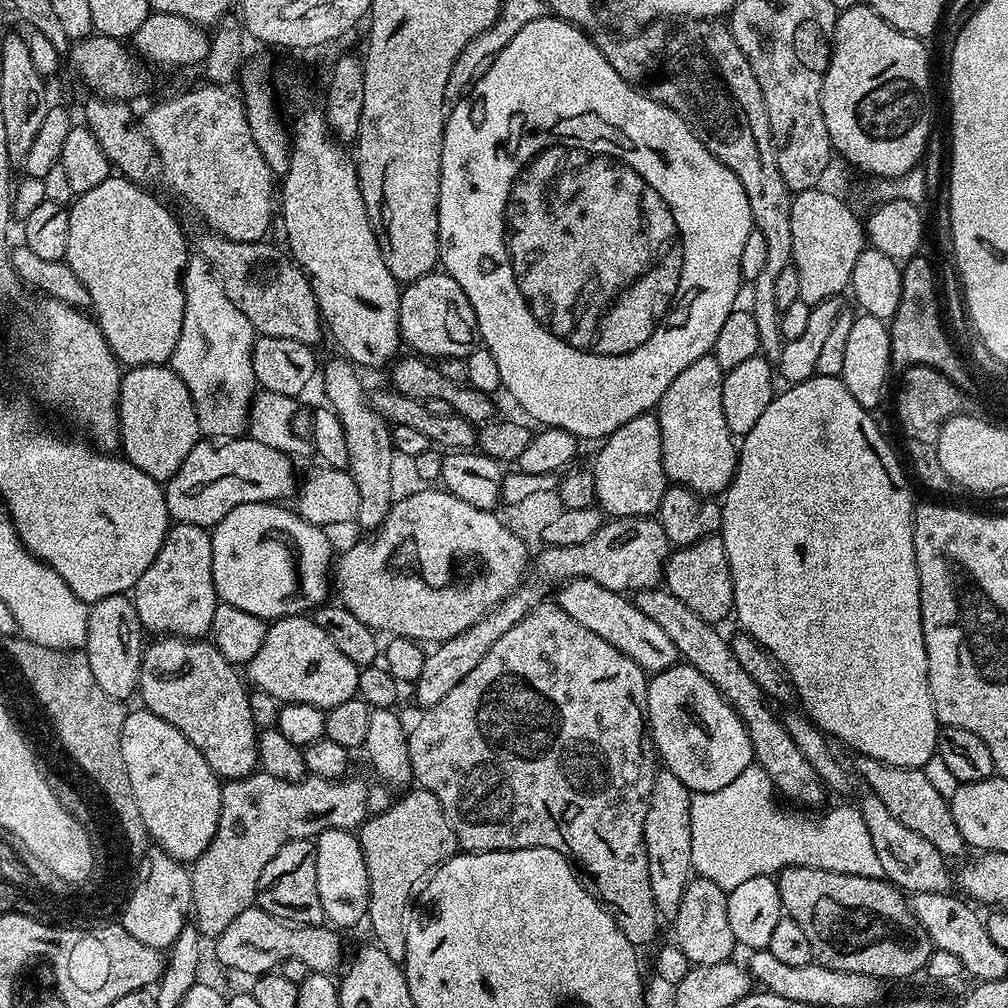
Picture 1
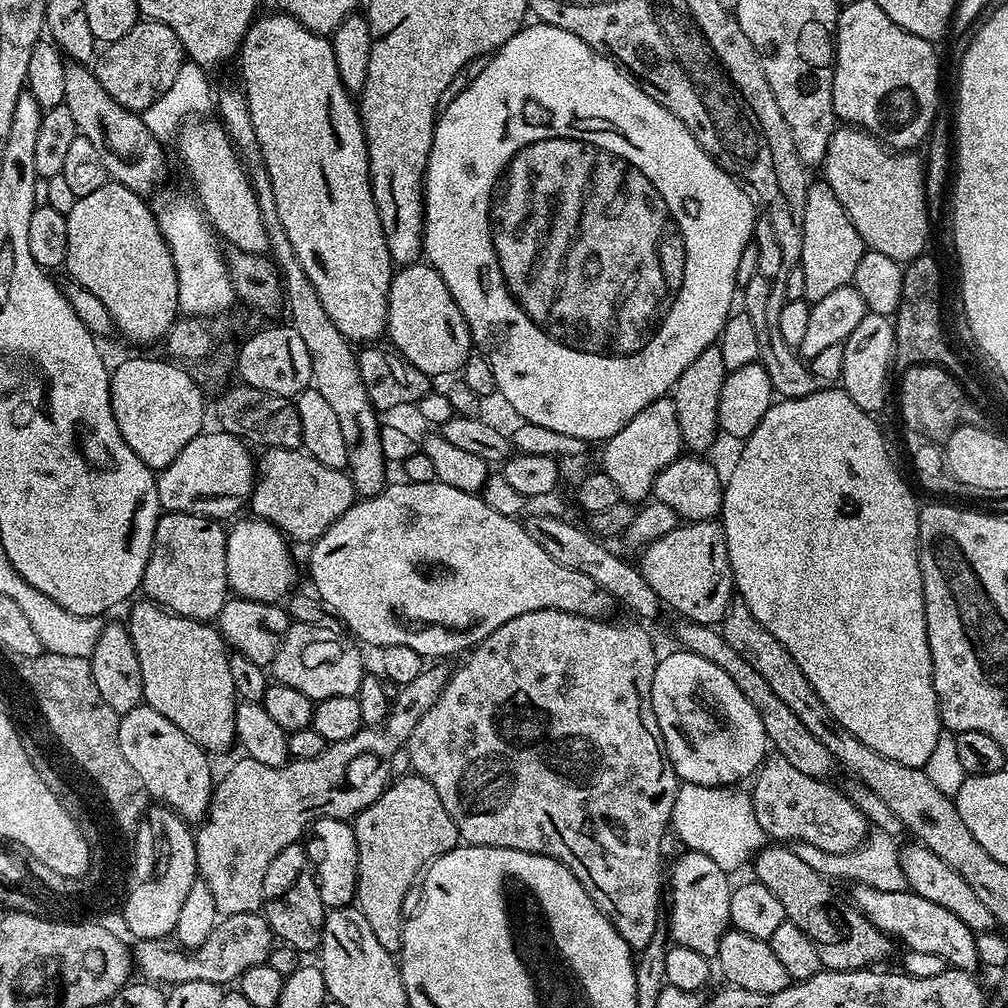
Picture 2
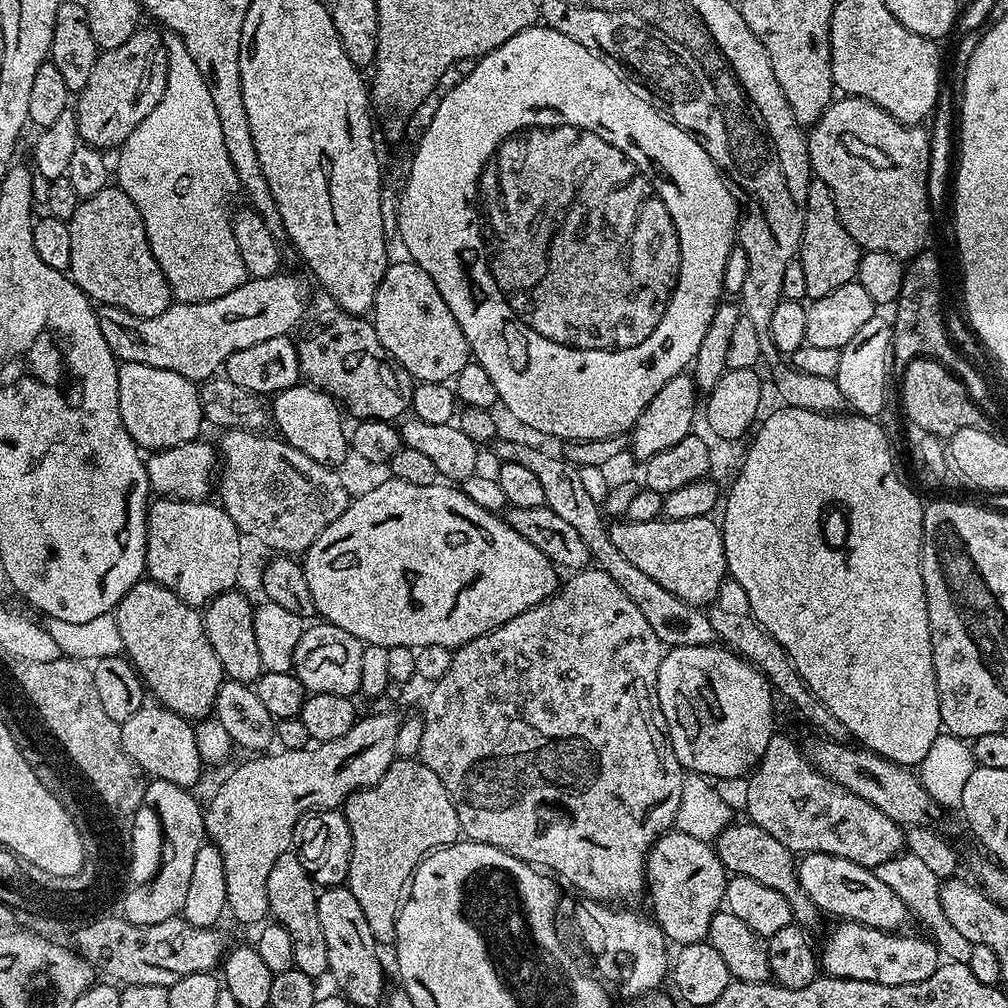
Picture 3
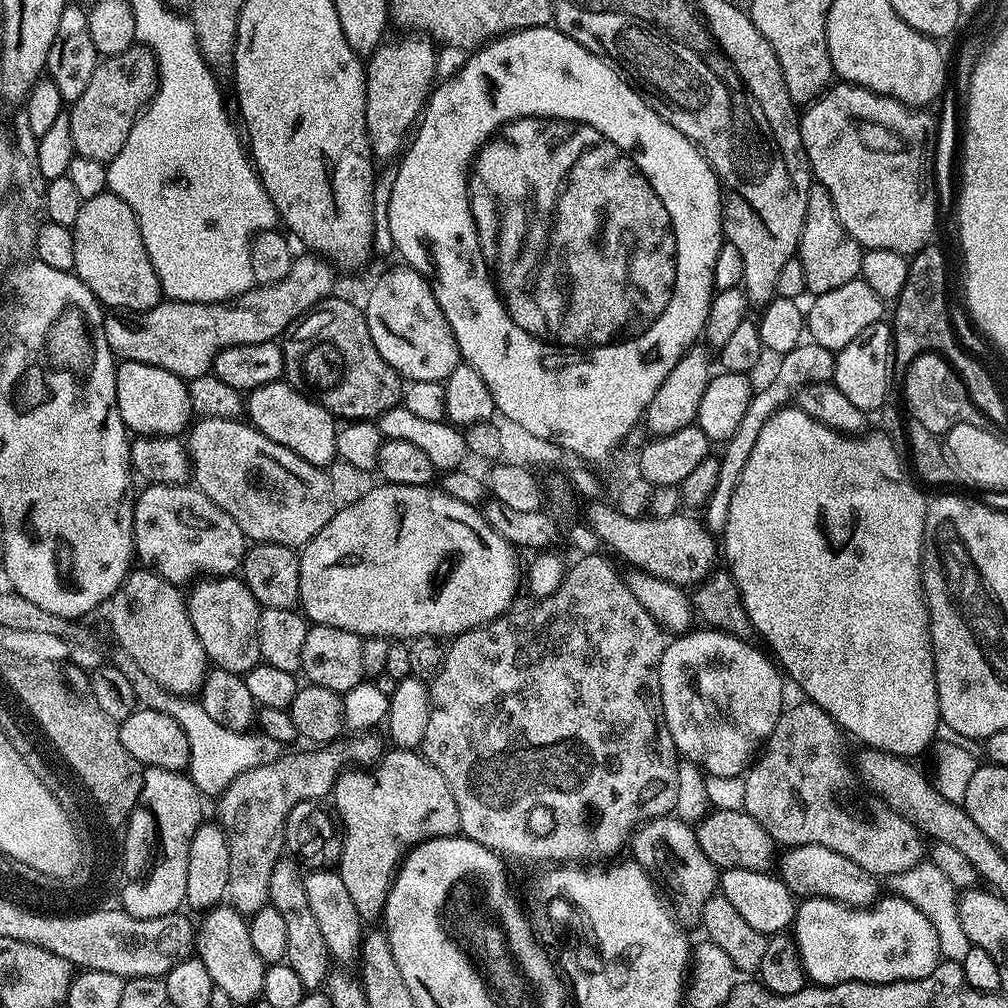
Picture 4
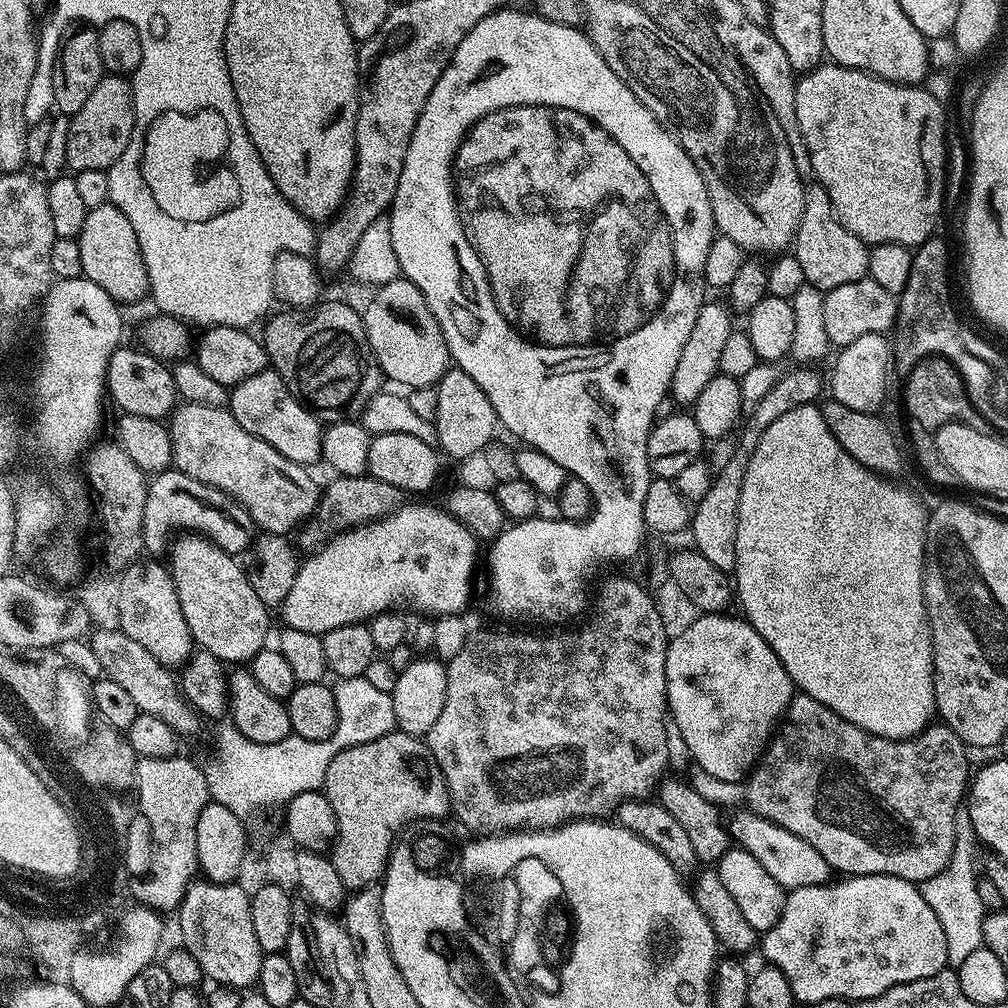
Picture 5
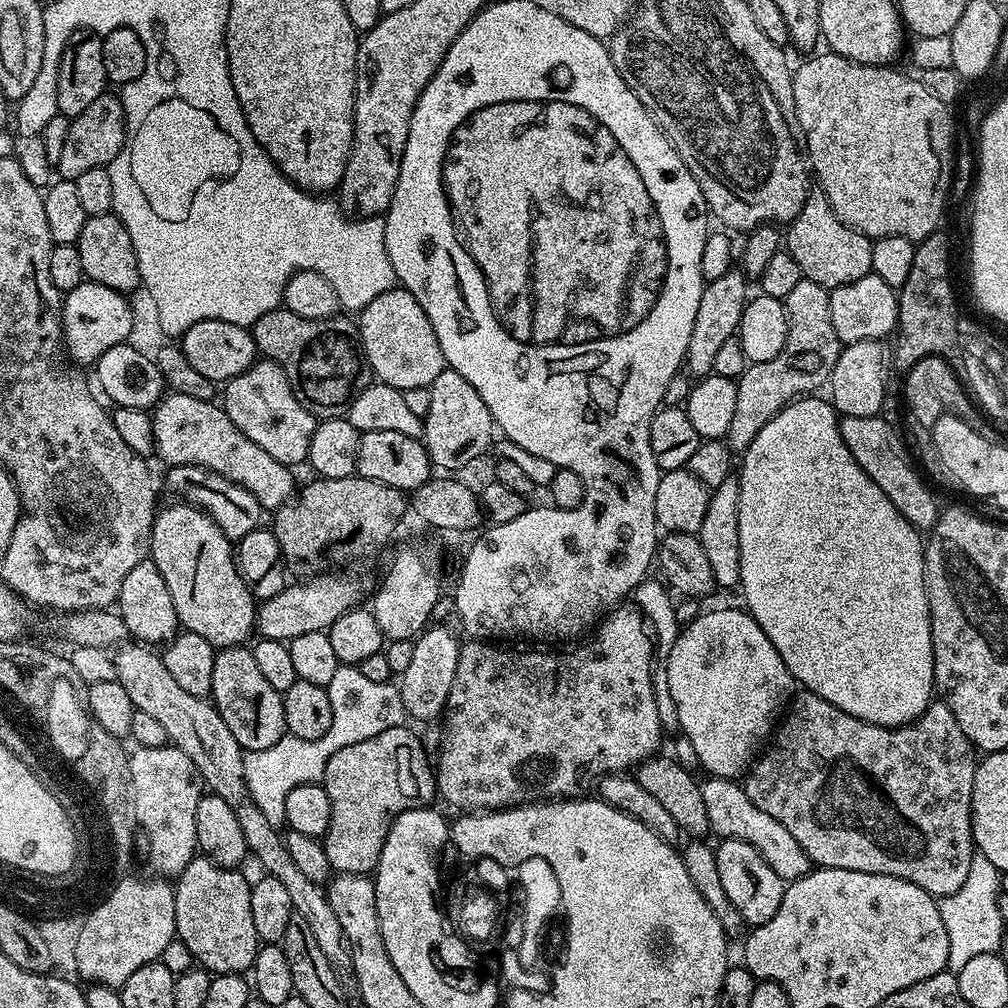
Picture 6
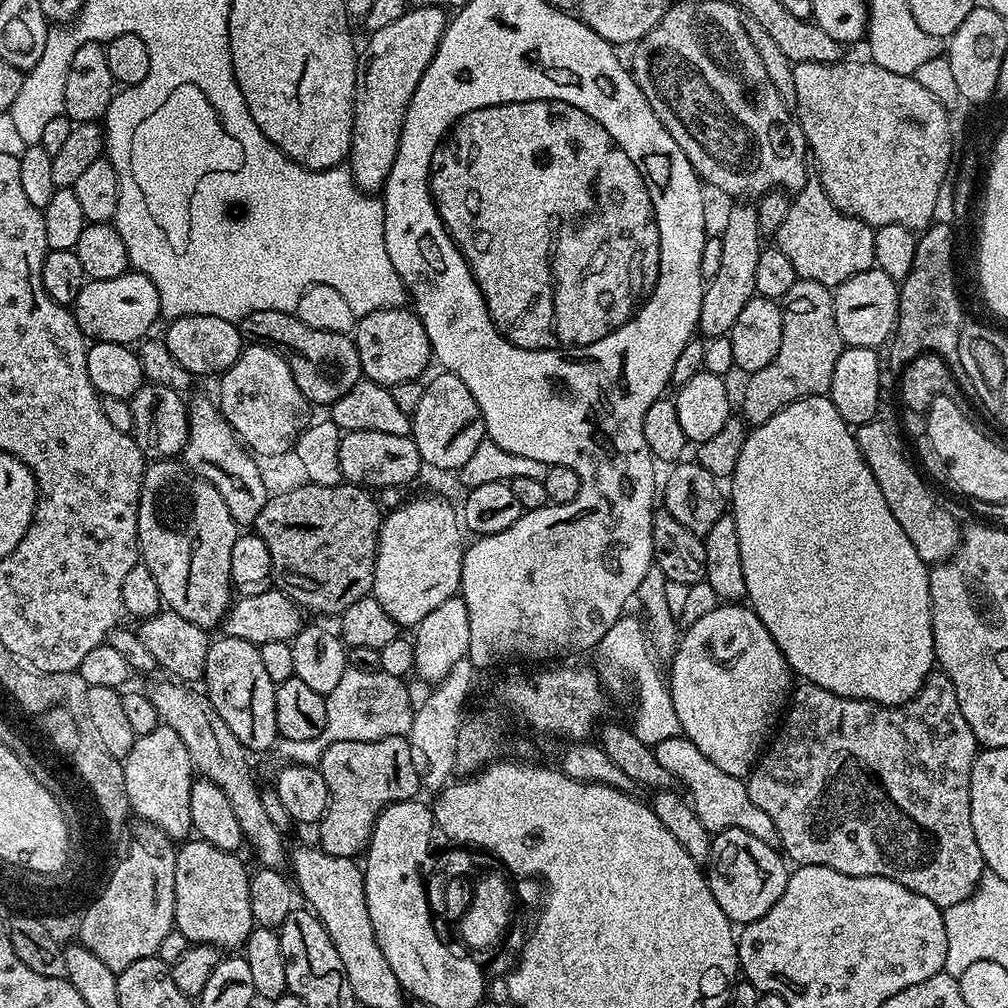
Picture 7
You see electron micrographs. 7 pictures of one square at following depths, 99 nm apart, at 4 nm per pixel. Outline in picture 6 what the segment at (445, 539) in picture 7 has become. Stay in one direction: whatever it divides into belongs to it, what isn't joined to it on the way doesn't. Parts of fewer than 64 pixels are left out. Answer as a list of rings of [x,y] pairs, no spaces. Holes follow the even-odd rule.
[[[412,544],[393,558],[376,597],[370,603],[370,610],[385,641],[412,640],[429,627],[432,611],[439,600],[440,552],[432,544]]]

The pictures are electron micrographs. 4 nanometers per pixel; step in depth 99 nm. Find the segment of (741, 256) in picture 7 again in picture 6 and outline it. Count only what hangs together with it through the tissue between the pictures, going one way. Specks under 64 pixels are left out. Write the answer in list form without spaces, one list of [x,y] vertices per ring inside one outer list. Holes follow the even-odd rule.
[[[740,270],[727,272],[722,274],[722,278],[714,278],[705,283],[702,302],[698,302],[698,314],[694,318],[694,330],[690,330],[690,346],[684,355],[688,376],[699,378],[713,375],[714,358],[722,342],[737,335],[742,310],[750,299],[748,284],[749,277]]]

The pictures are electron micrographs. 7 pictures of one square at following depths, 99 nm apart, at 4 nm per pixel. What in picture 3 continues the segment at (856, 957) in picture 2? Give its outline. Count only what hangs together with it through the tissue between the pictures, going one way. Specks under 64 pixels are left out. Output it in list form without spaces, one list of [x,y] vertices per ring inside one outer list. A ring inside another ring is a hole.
[[[743,823],[729,824],[714,841],[714,847],[722,866],[732,876],[754,878],[754,882],[762,882],[762,886],[770,886],[770,890],[778,890],[778,894],[782,894],[782,898],[786,898],[786,902],[790,902],[793,921],[805,930],[812,930],[812,927],[822,919],[822,913],[819,908],[814,906],[814,902],[810,902],[806,890],[802,890],[802,886],[798,882],[797,861],[794,859],[793,852],[786,846],[782,846],[782,842],[778,842],[778,838],[766,834],[766,830],[762,830],[756,824]]]

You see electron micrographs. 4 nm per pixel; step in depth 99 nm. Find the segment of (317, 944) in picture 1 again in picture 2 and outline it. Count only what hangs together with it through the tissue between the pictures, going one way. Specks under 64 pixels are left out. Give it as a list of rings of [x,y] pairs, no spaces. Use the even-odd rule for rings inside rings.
[[[247,912],[223,917],[216,928],[194,949],[180,947],[175,939],[136,940],[134,944],[134,968],[141,972],[145,981],[161,986],[175,986],[182,982],[214,982],[228,986],[239,981],[246,970],[268,962],[268,955],[274,947],[272,927],[264,921],[260,912]]]

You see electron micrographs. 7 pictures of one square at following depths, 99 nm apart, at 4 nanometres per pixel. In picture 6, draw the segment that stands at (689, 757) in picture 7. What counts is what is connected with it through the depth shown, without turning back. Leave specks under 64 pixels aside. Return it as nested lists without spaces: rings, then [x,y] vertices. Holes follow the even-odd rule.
[[[709,775],[707,779],[708,781],[700,784],[700,793],[706,806],[709,829],[713,833],[717,832],[717,837],[750,842],[750,846],[754,846],[754,850],[758,850],[758,854],[762,854],[762,858],[770,862],[774,874],[778,874],[778,878],[785,882],[802,878],[807,872],[812,871],[812,861],[808,859],[802,846],[794,842],[790,830],[786,830],[786,826],[782,826],[778,818],[770,818],[766,810],[758,810],[758,806],[750,802],[743,787],[735,779],[714,775]]]

